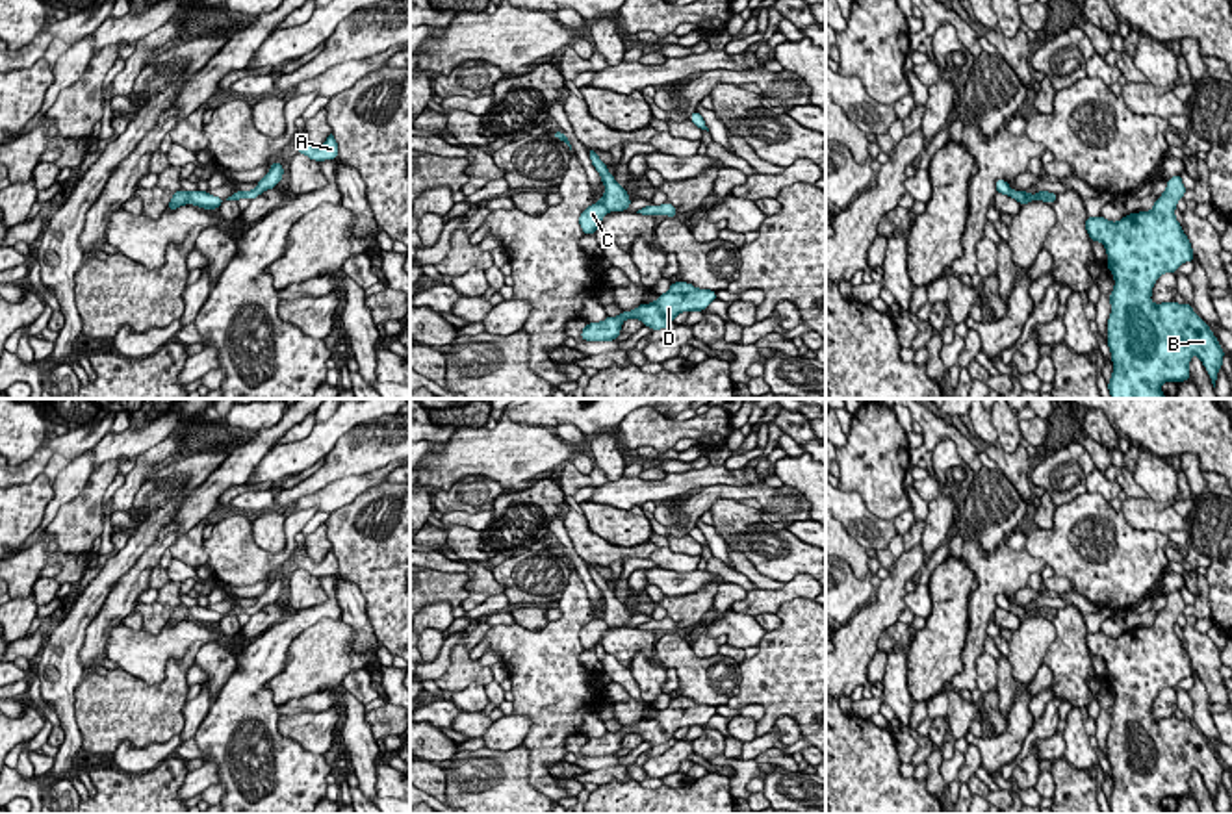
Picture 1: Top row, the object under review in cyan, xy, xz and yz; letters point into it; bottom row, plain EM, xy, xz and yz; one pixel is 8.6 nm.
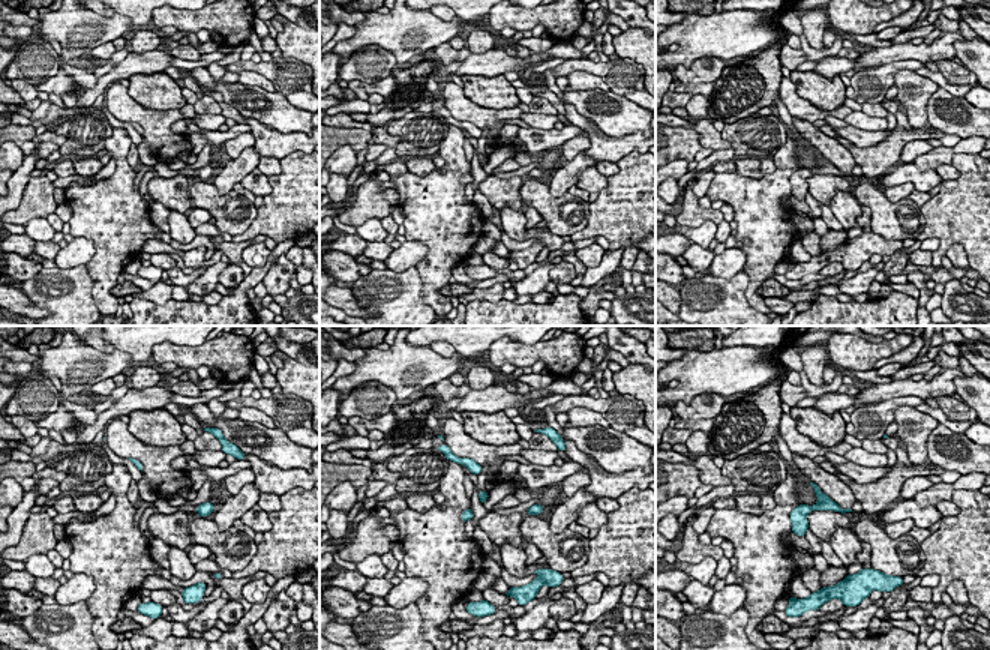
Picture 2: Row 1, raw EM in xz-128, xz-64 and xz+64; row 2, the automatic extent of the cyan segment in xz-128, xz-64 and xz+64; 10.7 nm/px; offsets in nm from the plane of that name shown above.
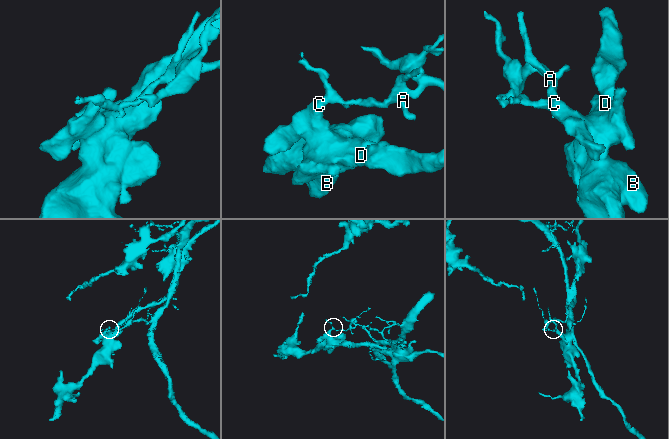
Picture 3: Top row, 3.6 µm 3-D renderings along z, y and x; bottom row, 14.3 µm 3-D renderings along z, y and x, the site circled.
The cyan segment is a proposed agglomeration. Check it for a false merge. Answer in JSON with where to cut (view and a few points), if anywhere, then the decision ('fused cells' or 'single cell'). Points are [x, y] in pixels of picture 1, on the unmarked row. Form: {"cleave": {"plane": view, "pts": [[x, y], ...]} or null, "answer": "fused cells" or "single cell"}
{"cleave": {"plane": "xy", "pts": [[188, 609], [190, 618]]}, "answer": "fused cells"}

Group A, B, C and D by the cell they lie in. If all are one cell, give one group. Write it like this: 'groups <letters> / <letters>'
groups A / B C D

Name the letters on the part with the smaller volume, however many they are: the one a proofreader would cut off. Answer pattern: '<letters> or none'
A

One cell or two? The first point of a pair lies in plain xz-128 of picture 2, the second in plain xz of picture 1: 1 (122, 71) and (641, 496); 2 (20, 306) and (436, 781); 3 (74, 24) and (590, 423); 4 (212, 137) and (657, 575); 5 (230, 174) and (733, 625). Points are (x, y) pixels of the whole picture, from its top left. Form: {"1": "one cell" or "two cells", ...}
{"1": "one cell", "2": "one cell", "3": "two cells", "4": "one cell", "5": "two cells"}

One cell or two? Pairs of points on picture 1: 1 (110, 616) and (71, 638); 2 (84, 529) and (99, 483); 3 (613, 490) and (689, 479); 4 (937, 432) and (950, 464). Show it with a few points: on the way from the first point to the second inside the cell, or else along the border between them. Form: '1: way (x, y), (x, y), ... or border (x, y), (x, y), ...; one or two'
1: border (110, 592), (86, 631), (80, 649), (84, 672); two
2: way (84, 518), (91, 494); one
3: way (631, 490), (663, 490), (670, 486); one
4: border (932, 449), (949, 438), (973, 470); two

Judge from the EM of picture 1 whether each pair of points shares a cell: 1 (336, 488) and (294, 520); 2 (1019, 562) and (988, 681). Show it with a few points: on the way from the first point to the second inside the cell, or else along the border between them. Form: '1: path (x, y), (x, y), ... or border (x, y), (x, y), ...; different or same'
1: border (320, 510), (292, 512); different
2: border (984, 651), (976, 661), (976, 686); different

